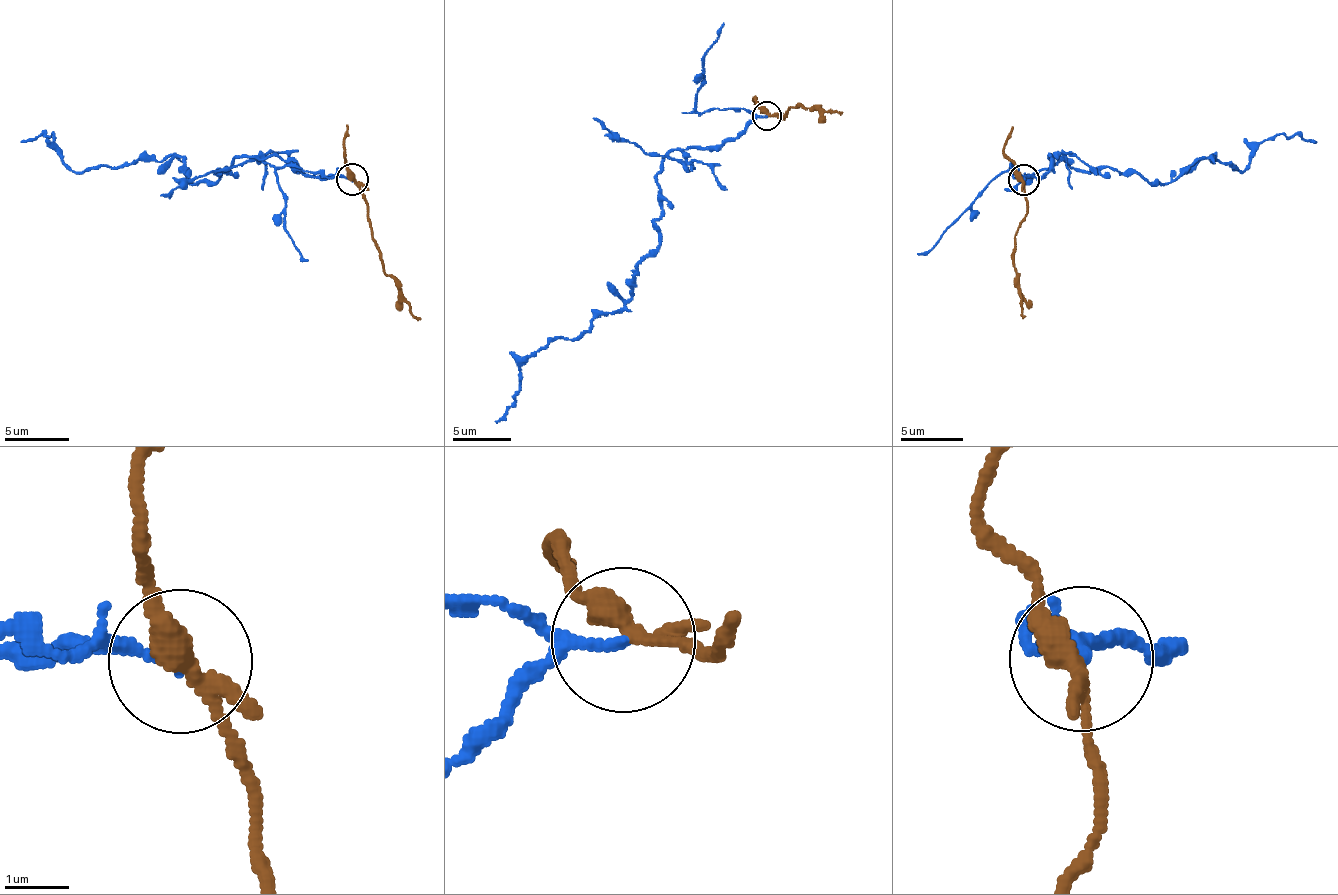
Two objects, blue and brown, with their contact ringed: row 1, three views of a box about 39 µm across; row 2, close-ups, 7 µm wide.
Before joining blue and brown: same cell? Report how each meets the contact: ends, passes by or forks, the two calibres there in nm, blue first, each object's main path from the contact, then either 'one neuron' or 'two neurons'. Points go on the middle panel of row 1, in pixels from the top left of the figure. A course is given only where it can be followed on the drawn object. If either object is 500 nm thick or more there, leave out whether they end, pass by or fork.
blue passes by; brown forks; calibres 110 and 280 nm; course blue (767, 115), (663, 162), (657, 248), (637, 265), (631, 300), (574, 338), (551, 339), (519, 367), (496, 423); course brown (767, 115), (781, 118), (799, 105), (843, 113); two neurons

